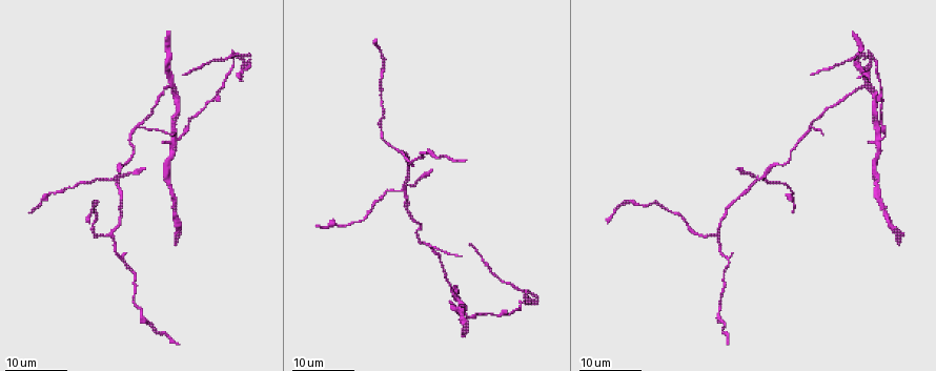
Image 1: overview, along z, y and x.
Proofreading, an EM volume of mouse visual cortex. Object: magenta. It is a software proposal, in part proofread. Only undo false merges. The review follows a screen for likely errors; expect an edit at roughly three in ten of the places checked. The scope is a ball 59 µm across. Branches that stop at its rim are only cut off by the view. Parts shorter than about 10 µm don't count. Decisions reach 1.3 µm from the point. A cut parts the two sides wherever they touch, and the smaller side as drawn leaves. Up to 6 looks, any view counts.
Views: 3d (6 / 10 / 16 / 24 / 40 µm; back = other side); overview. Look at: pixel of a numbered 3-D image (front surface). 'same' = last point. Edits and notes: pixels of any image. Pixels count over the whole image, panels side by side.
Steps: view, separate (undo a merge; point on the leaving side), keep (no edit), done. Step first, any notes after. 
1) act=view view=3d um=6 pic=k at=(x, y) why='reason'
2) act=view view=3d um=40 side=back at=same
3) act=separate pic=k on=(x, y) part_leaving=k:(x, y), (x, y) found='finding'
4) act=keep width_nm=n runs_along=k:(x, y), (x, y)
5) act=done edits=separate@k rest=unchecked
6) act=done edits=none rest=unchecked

act=view view=3d um=16 pic=1 at=(108, 234) why='three arms meet'

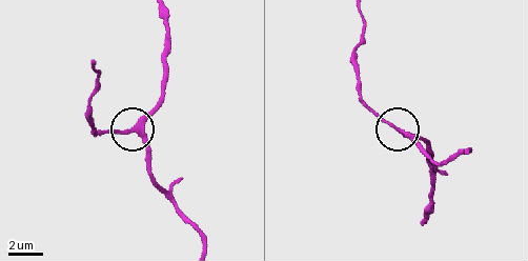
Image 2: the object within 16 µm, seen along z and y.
act=view view=3d um=6 pic=2 at=(404, 132) why='zoom in'

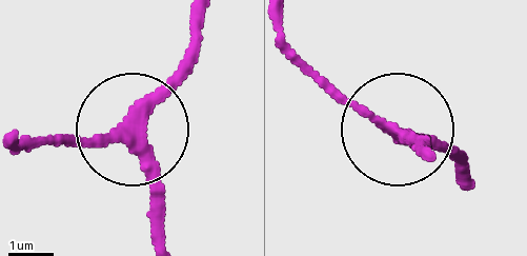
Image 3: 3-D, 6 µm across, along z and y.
act=keep width_nm=250 found='one neuron here'

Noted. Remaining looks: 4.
act=view view=3d um=16 pic=1 at=(114, 181) why='looks like a crossing'

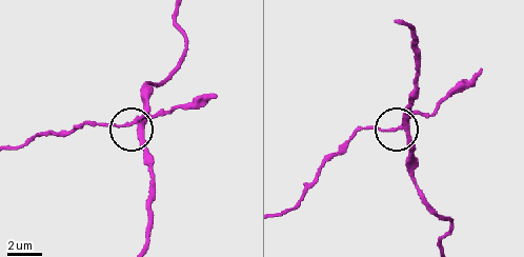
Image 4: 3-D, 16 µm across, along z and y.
act=view view=3d um=6 pic=4 at=(400, 127) why='zoom in'

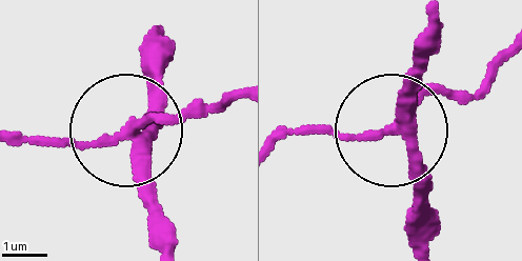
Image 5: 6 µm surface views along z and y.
act=separate pic=5 on=(64, 144) arms=4 part_leaving=5:(126, 136), (96, 147), (17, 143) found='a second neuron is stuck on'

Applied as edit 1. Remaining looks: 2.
act=done edits=separate@5 rest=unchecked

